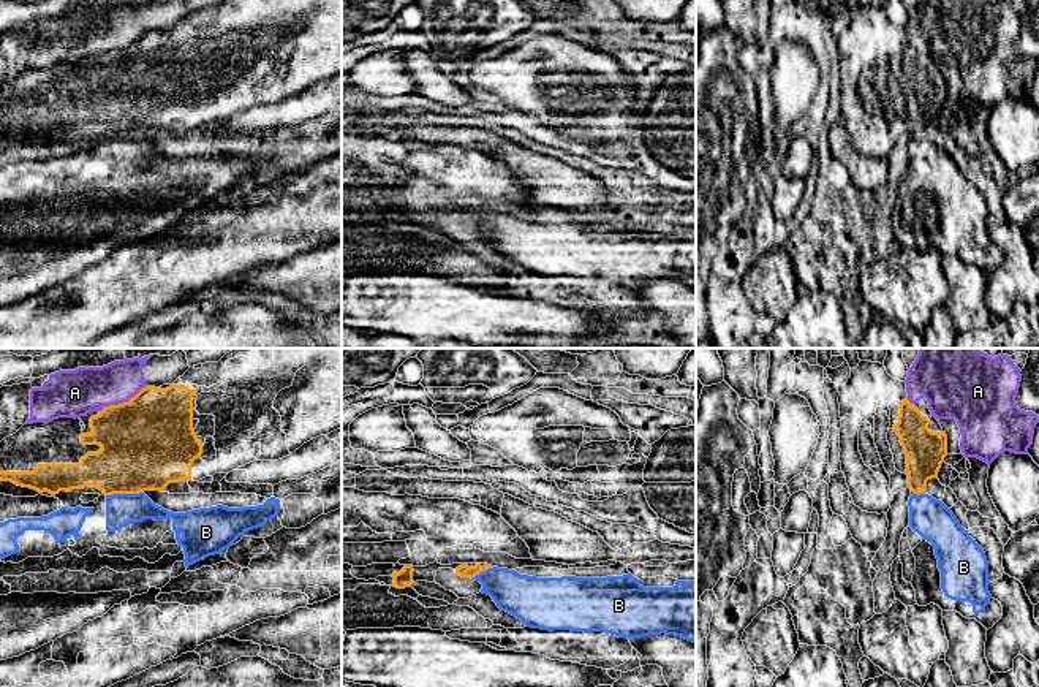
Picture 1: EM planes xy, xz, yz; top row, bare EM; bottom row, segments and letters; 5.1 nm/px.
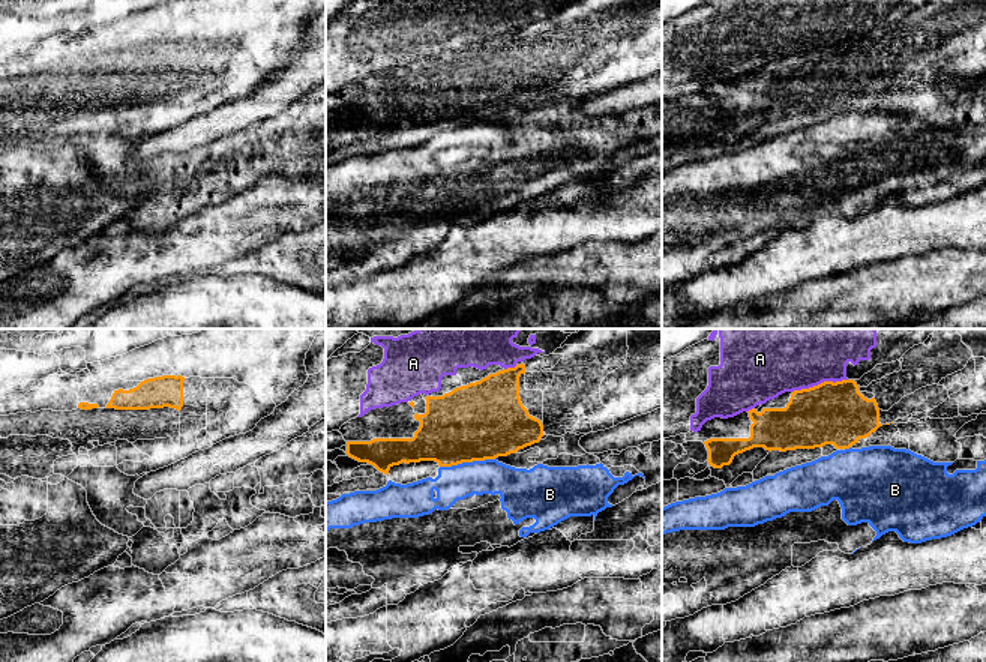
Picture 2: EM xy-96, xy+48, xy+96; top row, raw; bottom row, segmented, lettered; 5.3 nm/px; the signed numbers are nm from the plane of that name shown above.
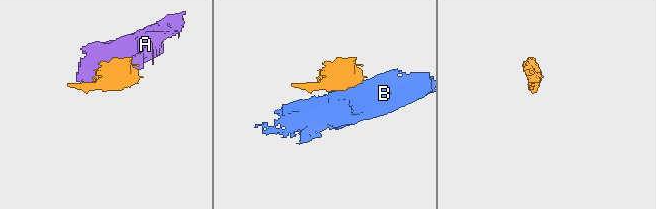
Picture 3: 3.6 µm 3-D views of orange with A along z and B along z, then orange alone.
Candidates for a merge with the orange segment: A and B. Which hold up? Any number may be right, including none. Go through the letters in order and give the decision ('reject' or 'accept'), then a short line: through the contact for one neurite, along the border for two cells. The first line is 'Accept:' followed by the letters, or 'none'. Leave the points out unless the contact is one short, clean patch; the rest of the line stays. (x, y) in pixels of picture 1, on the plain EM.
Accept: none
A: reject
B: reject | xy (143, 136), (106, 141)

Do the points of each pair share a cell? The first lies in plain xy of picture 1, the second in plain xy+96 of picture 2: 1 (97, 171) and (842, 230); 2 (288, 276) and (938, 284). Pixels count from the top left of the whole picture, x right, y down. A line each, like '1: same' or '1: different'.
1: different
2: same

